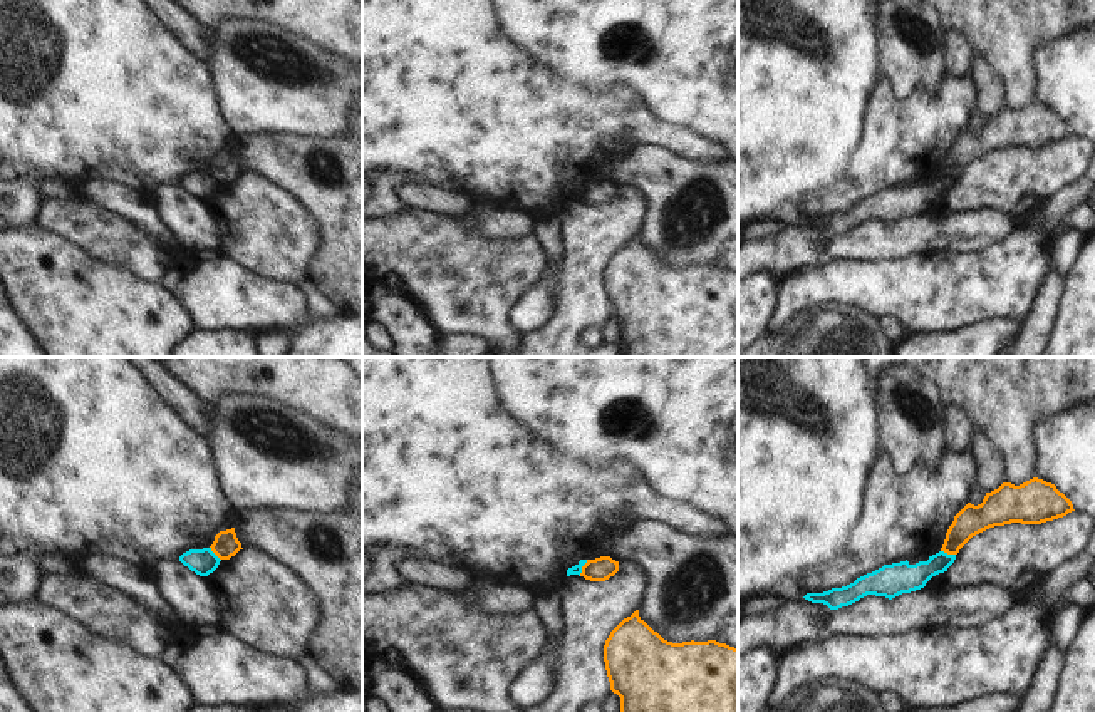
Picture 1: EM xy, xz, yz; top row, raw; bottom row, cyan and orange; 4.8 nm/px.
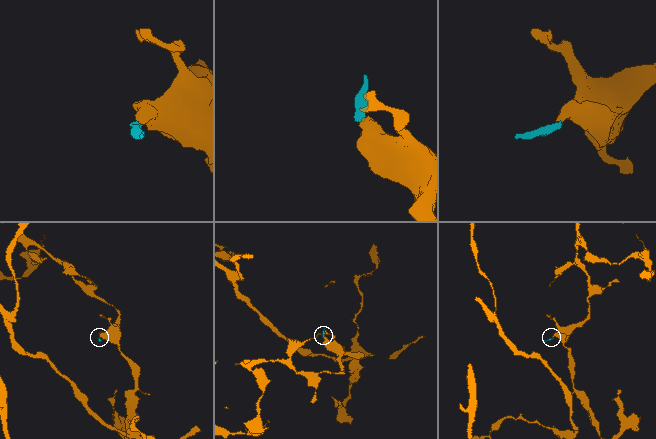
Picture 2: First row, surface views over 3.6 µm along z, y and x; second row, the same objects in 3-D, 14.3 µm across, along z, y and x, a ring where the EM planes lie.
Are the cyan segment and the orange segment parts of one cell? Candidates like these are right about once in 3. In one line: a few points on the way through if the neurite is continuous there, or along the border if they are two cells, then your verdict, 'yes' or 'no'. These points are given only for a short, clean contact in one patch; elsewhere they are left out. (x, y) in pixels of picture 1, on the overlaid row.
border along xz (587, 560), (579, 575); no

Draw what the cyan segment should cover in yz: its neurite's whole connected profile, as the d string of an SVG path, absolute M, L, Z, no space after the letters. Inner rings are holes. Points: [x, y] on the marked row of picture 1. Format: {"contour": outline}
{"contour": "M939 551L929 556L927 561L919 561L916 565L911 565L907 560L884 565L882 568L857 578L847 586L832 588L823 593L807 591L800 580L786 578L768 593L786 601L810 603L817 608L827 605L830 610L838 610L859 601L867 595L885 596L892 600L902 593L921 590L932 576L947 571L954 560L956 555Z"}

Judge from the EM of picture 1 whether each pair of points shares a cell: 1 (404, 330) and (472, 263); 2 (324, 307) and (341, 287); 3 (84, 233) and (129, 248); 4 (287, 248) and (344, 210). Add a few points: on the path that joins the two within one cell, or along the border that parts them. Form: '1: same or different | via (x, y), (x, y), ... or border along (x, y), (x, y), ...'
1: different | border along (404, 295), (425, 315), (438, 335)
2: different | border along (306, 277), (342, 312)
3: same | via (96, 233), (118, 243)
4: different | border along (294, 195), (319, 233), (319, 245), (309, 265)

